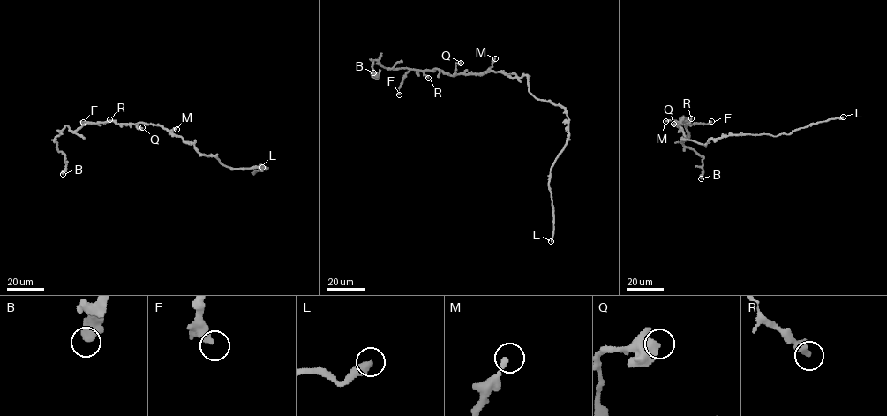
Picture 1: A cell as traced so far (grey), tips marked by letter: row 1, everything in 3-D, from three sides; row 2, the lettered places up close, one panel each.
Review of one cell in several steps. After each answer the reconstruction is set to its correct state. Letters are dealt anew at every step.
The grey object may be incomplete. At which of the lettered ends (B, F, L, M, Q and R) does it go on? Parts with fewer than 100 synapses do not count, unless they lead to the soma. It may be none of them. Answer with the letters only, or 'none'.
L

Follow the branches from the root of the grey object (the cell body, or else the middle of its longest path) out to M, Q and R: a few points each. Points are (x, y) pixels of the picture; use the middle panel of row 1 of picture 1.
M: (510, 78), (499, 71), (486, 71), (495, 58)
Q: (510, 78), (492, 71), (454, 75), (455, 64), (461, 63)
R: (510, 78), (492, 71), (449, 75), (436, 69), (423, 71), (428, 78)

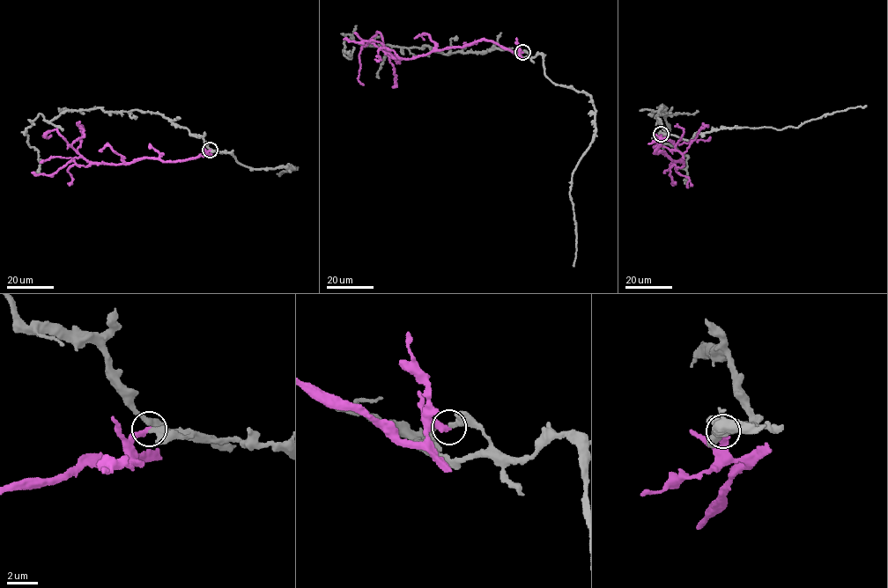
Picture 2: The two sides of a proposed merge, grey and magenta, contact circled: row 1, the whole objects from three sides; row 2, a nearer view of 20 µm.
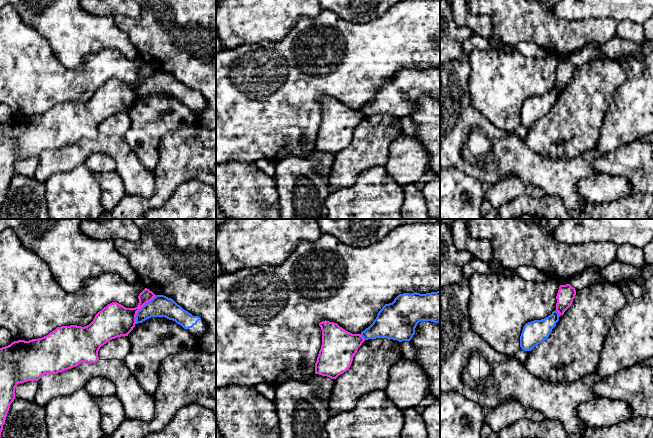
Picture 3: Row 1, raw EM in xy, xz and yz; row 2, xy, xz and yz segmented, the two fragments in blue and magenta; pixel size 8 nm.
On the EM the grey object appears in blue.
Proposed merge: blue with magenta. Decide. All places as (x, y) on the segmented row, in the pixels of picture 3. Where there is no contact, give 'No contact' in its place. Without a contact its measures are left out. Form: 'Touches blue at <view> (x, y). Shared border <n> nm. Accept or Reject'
Touches blue at xy (141, 308). Shared border 280 nm. Reject

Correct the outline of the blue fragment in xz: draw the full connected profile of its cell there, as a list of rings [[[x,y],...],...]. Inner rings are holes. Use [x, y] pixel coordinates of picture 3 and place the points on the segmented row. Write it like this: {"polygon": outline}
{"polygon": [[[440,291],[399,294],[392,303],[382,307],[361,336],[365,340],[387,338],[410,341],[420,321],[440,323]]]}

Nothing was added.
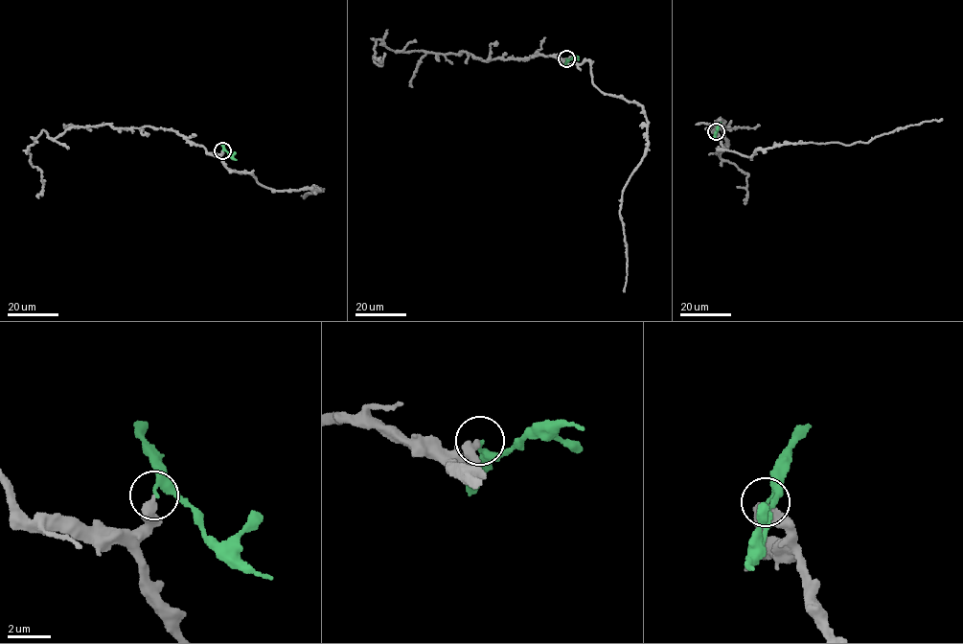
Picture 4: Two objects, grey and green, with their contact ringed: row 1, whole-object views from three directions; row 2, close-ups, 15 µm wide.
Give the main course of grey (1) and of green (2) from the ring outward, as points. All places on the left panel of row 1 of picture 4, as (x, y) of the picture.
1: (222, 149), (221, 162), (229, 170), (251, 173), (265, 187), (322, 192), (309, 193), (304, 198), (315, 188)
2: (222, 149), (237, 160)

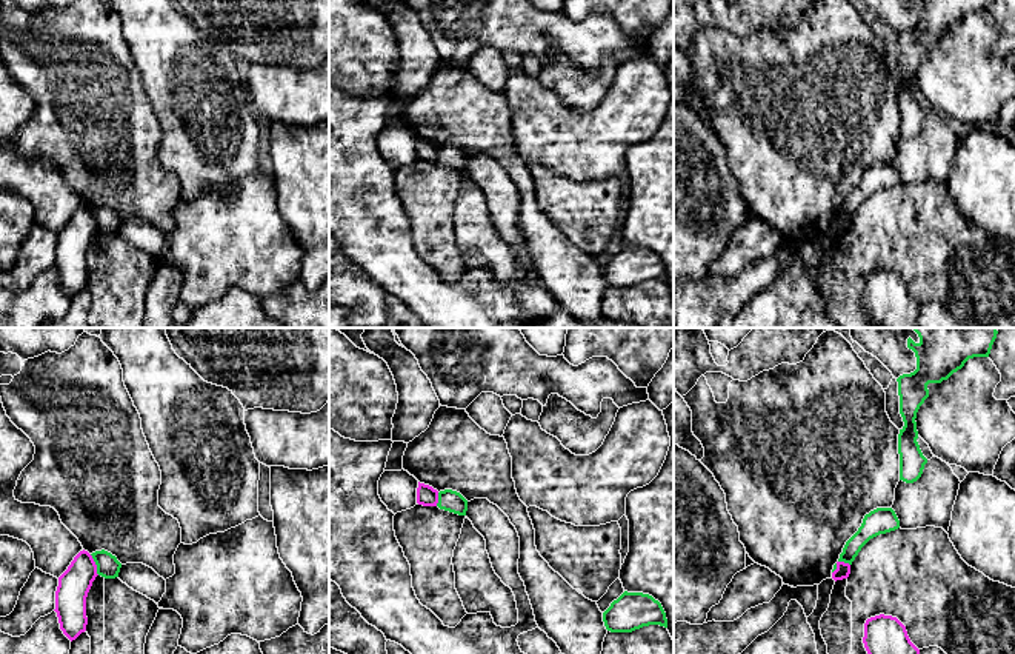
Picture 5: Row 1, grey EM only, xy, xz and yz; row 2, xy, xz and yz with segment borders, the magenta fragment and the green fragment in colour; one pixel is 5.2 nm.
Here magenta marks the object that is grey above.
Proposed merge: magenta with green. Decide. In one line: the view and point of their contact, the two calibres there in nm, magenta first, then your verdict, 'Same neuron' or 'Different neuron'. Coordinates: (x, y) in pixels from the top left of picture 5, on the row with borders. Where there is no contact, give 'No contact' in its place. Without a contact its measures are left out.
Touches magenta at yz (838, 562). Thickness 80 nm (magenta) against 110 nm. Different neuron

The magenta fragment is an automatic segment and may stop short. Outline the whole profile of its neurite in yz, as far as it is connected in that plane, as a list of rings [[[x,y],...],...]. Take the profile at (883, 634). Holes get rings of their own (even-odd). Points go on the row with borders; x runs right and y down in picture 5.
[[[884,614],[866,620],[863,643],[867,654],[920,654],[906,626],[897,617]]]

